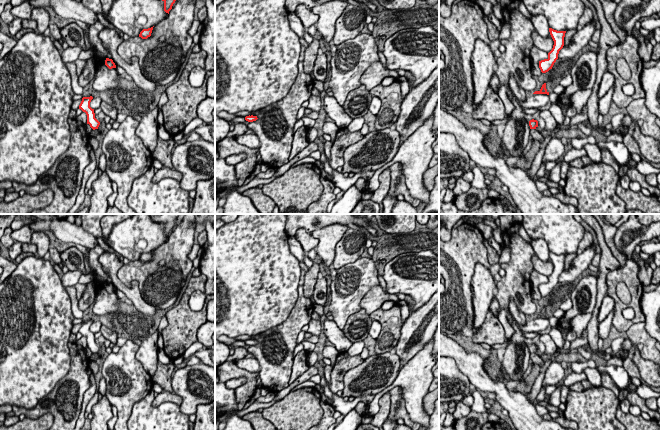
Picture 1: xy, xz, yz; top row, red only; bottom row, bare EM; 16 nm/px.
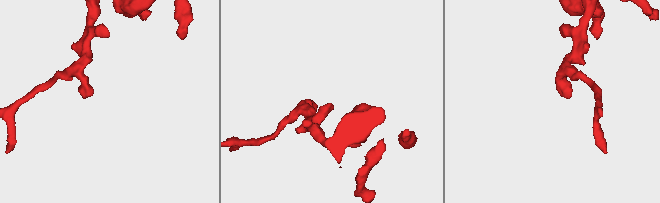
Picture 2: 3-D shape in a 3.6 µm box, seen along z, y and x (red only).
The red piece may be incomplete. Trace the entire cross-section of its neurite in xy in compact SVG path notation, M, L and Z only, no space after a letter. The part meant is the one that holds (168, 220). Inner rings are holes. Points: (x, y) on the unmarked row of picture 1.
M148 214L151 220L155 223L164 226L164 235L169 238L173 228L176 225L179 214Z

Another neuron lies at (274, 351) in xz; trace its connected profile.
M299 285L298 299L288 318L278 326L252 335L258 343L247 350L259 362L259 379L270 392L279 392L289 386L297 338L302 327L312 319L313 312L310 298L304 296L303 285Z

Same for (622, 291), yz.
M624 282L617 284L616 294L618 298L624 303L629 303L631 301L631 293Z

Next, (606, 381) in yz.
M606 372L601 373L601 386L612 390L615 393L616 397L619 397L620 390L610 375Z

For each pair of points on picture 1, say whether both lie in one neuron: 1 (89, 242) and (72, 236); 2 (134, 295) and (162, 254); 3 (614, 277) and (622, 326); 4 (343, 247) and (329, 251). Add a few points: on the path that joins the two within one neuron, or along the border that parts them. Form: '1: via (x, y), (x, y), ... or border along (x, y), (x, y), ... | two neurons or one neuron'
1: via (85, 239), (76, 236) | one neuron
2: border along (133, 279), (138, 283), (140, 295), (154, 306) | two neurons
3: via (612, 289), (612, 294), (618, 302), (618, 314) | one neuron
4: border along (347, 229), (336, 244), (335, 257), (331, 264) | two neurons

